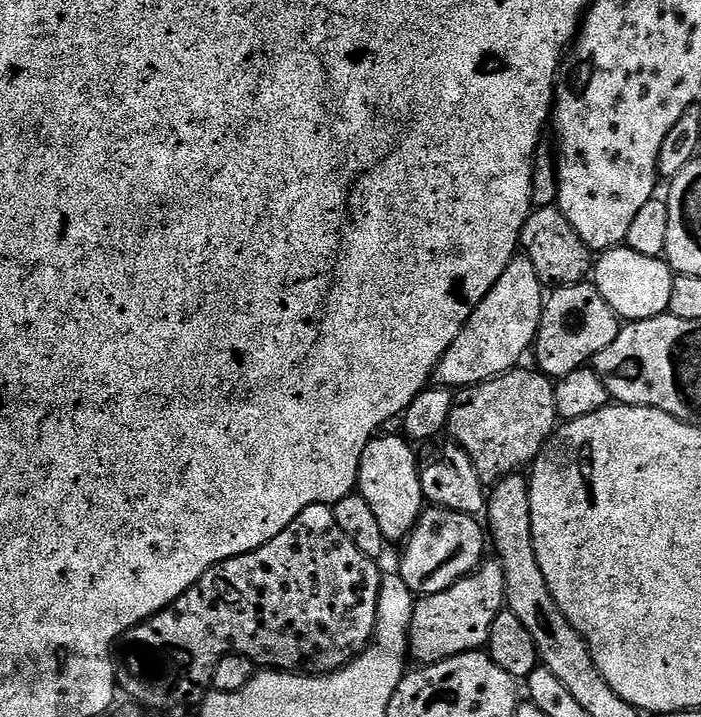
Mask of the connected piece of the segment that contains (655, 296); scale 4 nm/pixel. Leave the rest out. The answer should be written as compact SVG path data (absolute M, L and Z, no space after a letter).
M626 246L599 253L594 264L596 289L616 310L621 321L649 320L663 316L670 306L670 290L674 290L674 273L667 260L658 256L638 254Z

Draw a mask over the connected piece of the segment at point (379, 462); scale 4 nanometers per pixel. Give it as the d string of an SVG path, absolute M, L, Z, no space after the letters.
M377 435L362 450L360 469L358 470L358 494L370 502L370 510L376 515L378 526L382 526L385 541L407 541L421 512L426 507L420 481L421 465L416 465L416 452L403 435Z

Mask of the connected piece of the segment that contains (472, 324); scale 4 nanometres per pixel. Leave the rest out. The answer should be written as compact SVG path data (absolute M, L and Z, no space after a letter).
M523 254L513 256L502 278L498 278L498 282L494 282L494 286L480 299L458 338L454 338L450 350L442 354L434 373L435 383L459 390L511 372L527 352L529 355L536 343L545 299L546 288L538 278L538 270L534 270L534 262Z

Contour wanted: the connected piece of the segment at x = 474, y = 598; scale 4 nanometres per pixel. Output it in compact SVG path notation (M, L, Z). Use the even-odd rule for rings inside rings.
M488 558L481 563L475 572L471 572L466 578L454 582L454 586L450 586L433 596L419 597L416 600L416 609L412 615L410 630L408 631L408 647L411 659L413 661L420 660L416 662L421 665L437 664L446 658L454 658L463 652L483 649L487 645L490 626L494 622L494 618L498 618L498 614L505 611L505 594L506 582L500 561L495 558Z

